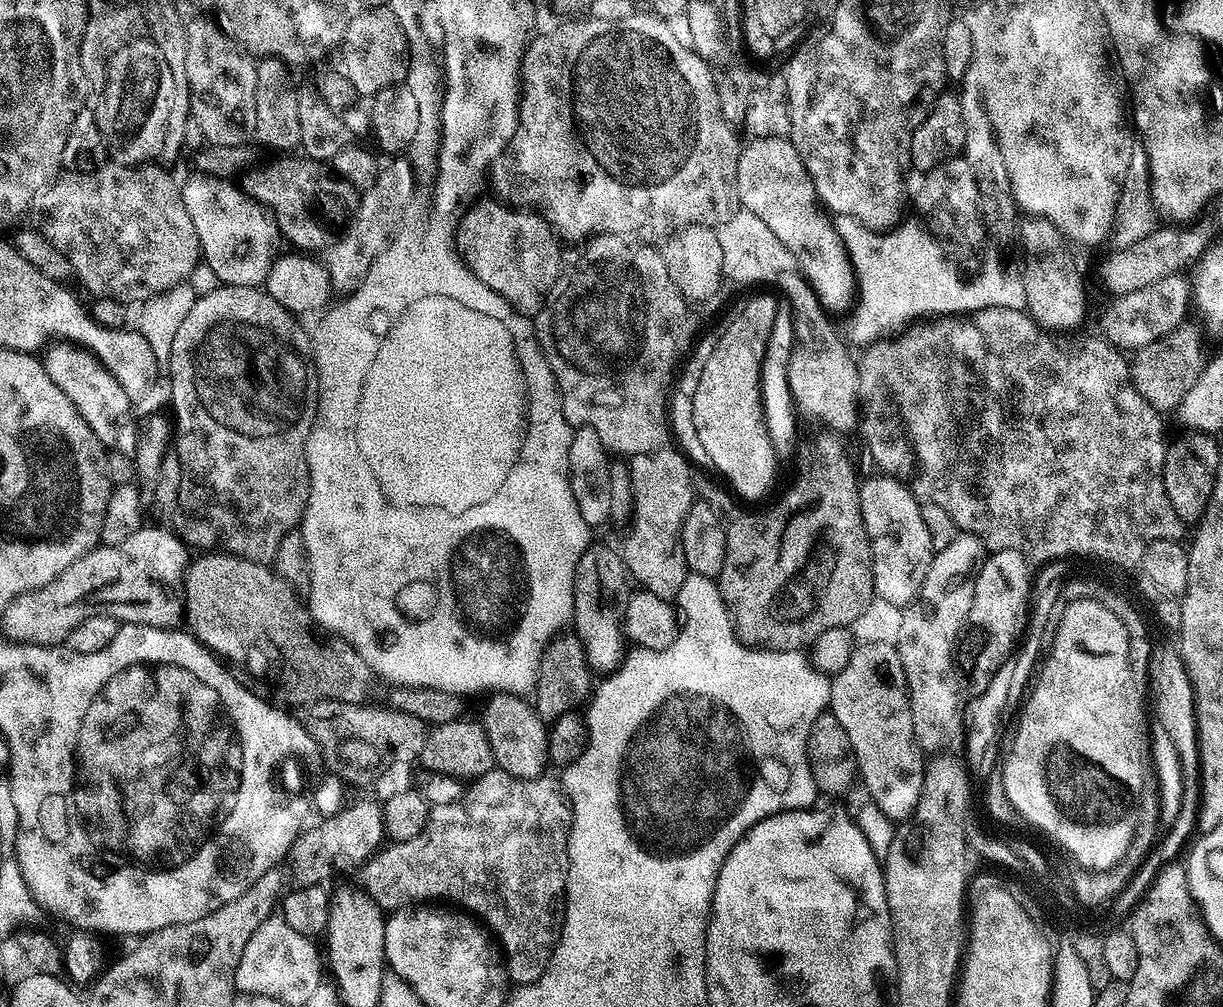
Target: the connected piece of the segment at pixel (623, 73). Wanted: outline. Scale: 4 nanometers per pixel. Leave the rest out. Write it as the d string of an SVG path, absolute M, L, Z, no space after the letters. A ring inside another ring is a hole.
M633 14L618 22L598 22L591 18L572 18L560 22L557 28L552 28L549 32L541 31L533 35L524 57L520 59L518 123L503 156L490 168L492 188L496 192L532 192L533 202L540 207L538 215L561 241L584 242L593 236L605 234L628 238L633 235L631 232L636 232L637 241L660 242L686 226L701 224L707 228L716 228L725 224L740 208L736 183L742 146L736 142L737 133L719 109L717 81L714 78L712 80L712 72L708 69L711 68L709 61L702 59L691 48L682 46L673 25L667 19L655 14L647 15Z

